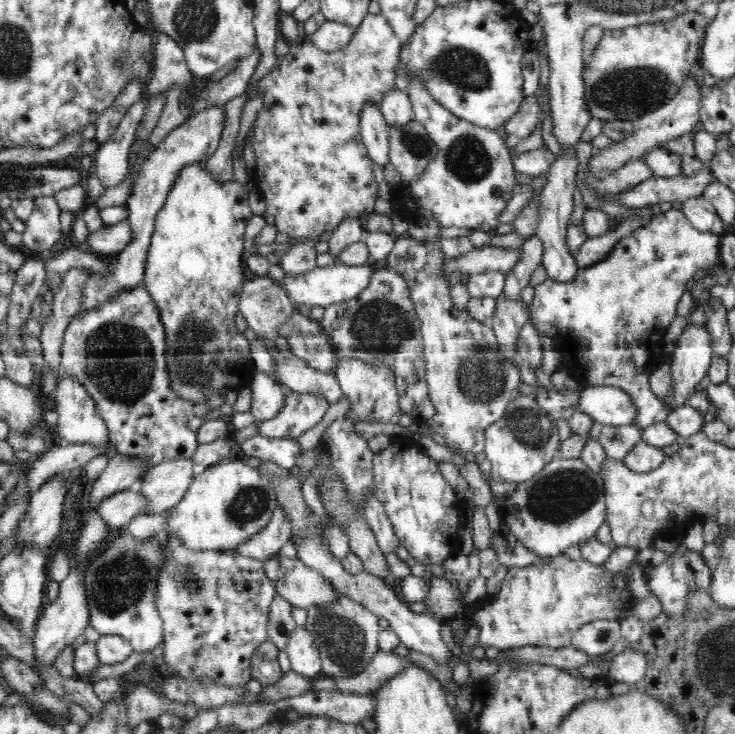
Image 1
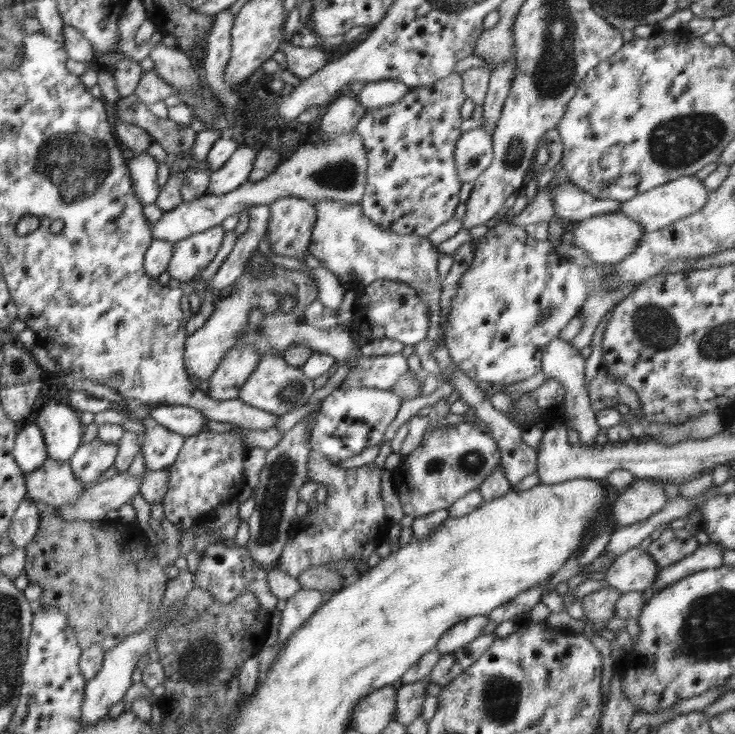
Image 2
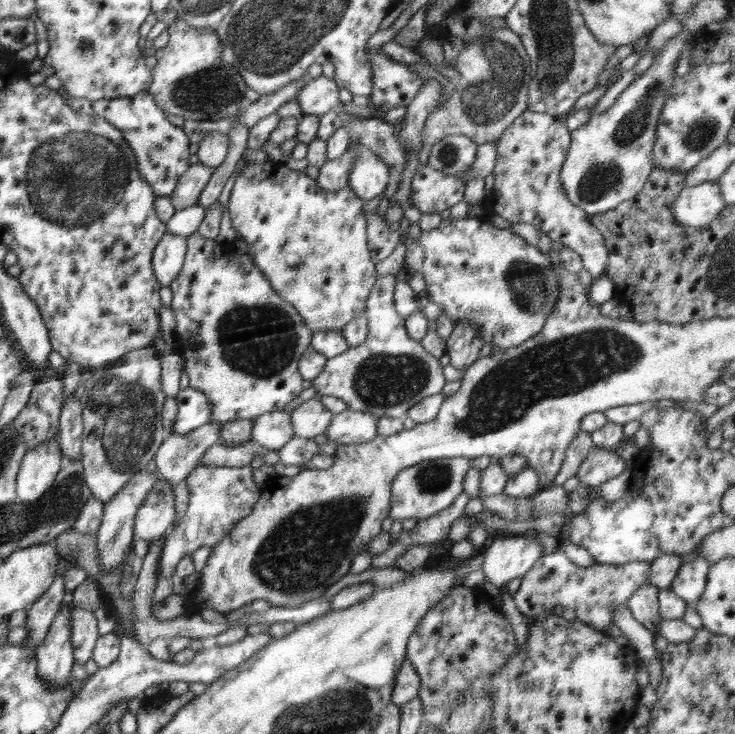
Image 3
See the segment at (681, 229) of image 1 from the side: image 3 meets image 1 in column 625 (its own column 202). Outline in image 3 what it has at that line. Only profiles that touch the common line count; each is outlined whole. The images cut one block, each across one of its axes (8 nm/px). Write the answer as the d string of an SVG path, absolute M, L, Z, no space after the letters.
M198 231L187 237L185 261L178 276L169 284L173 292L172 312L176 319L179 354L185 361L189 387L200 390L213 405L211 422L250 420L284 410L303 391L299 376L300 357L309 347L312 331L298 315L296 307L282 299L249 254L229 256L216 240L202 238Z

